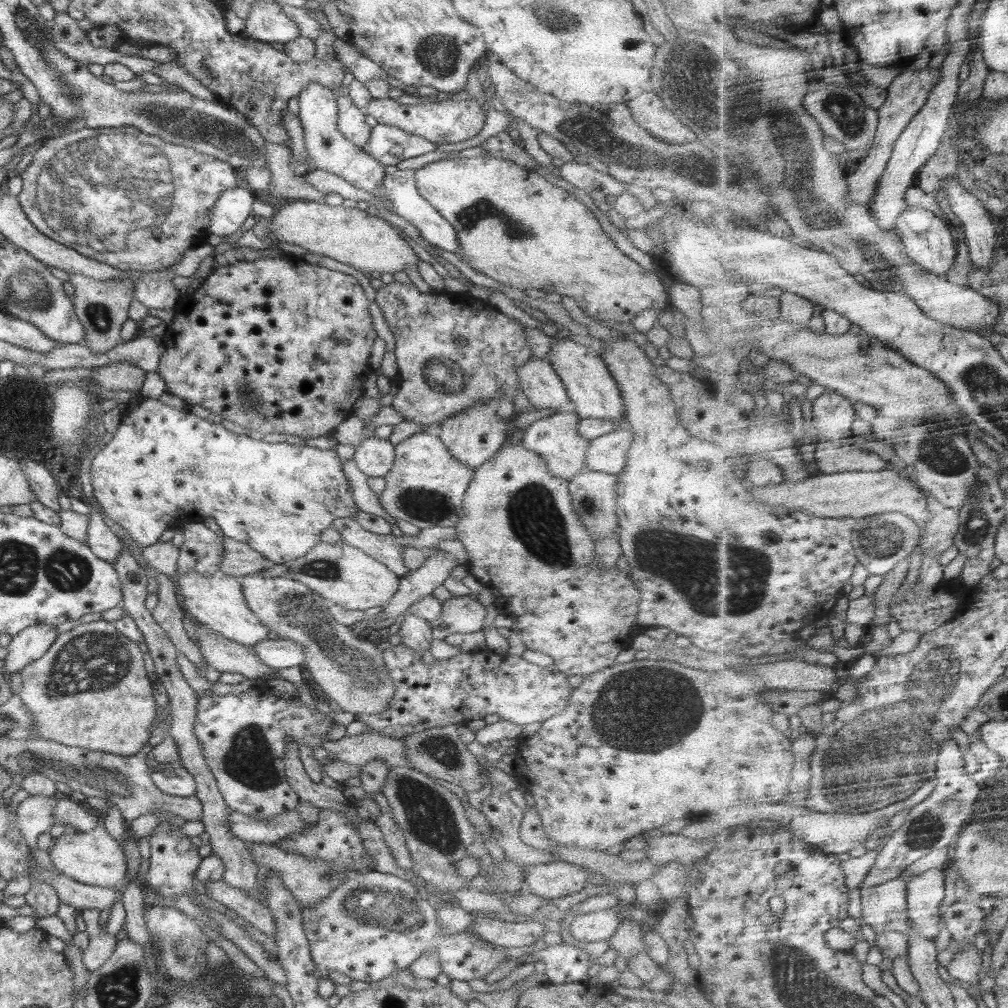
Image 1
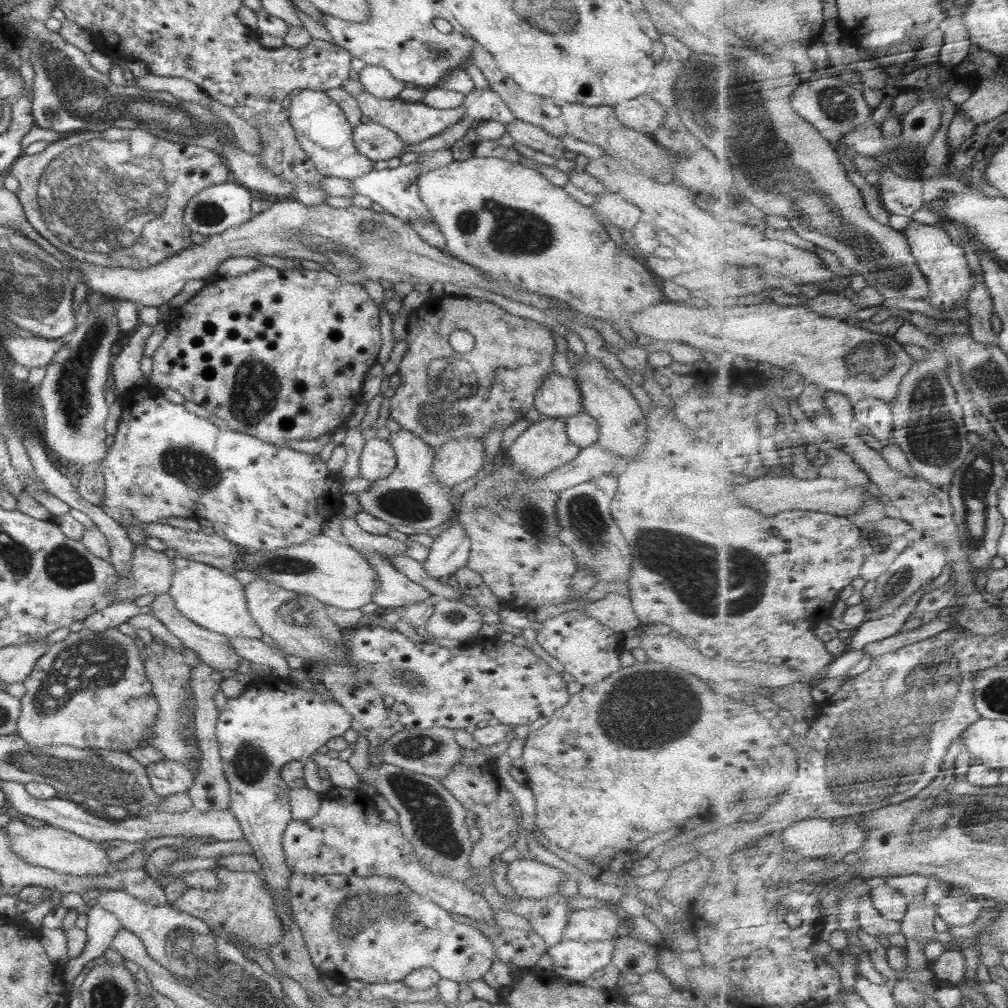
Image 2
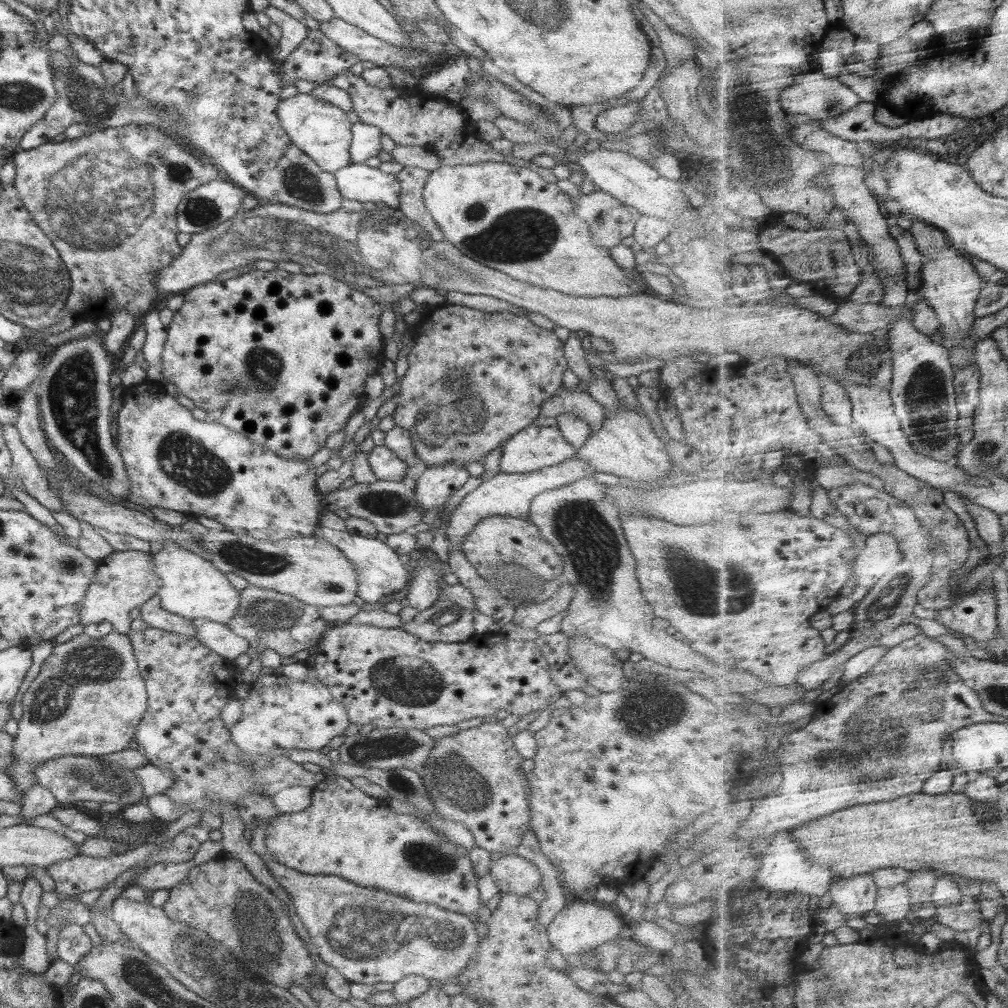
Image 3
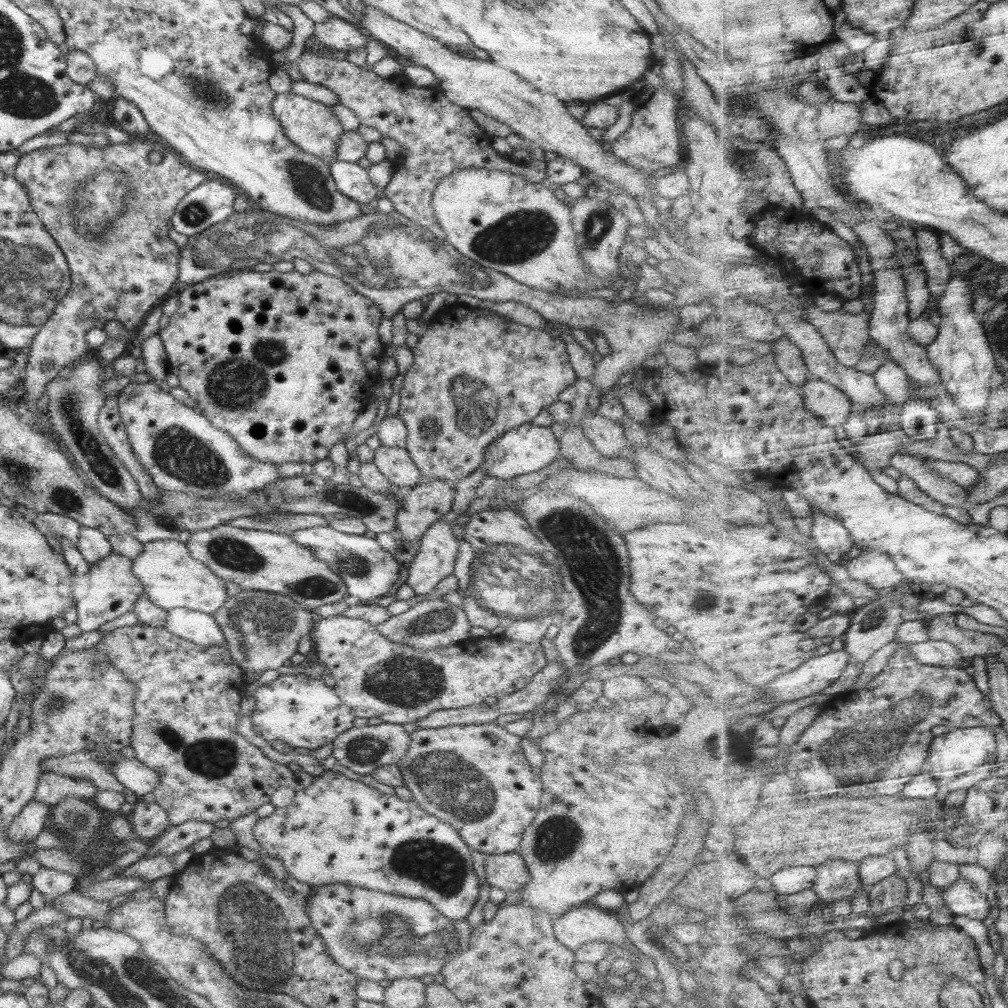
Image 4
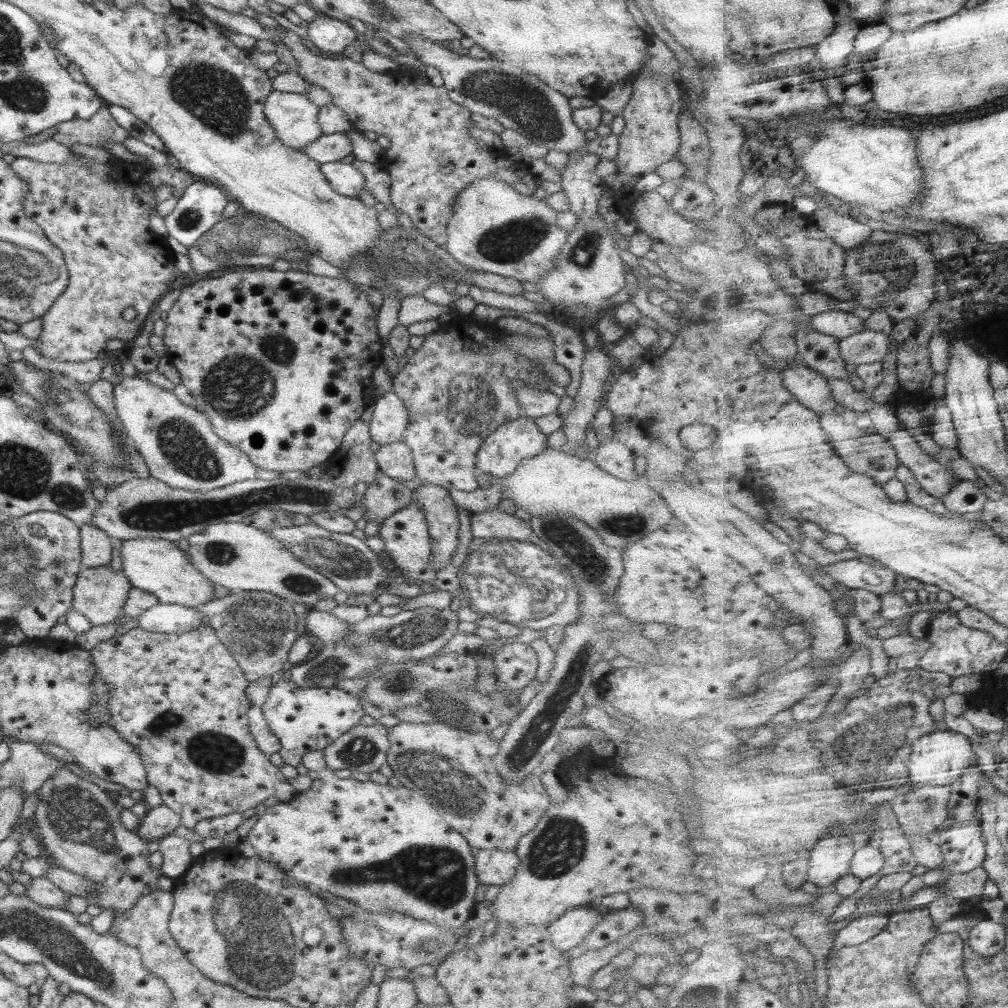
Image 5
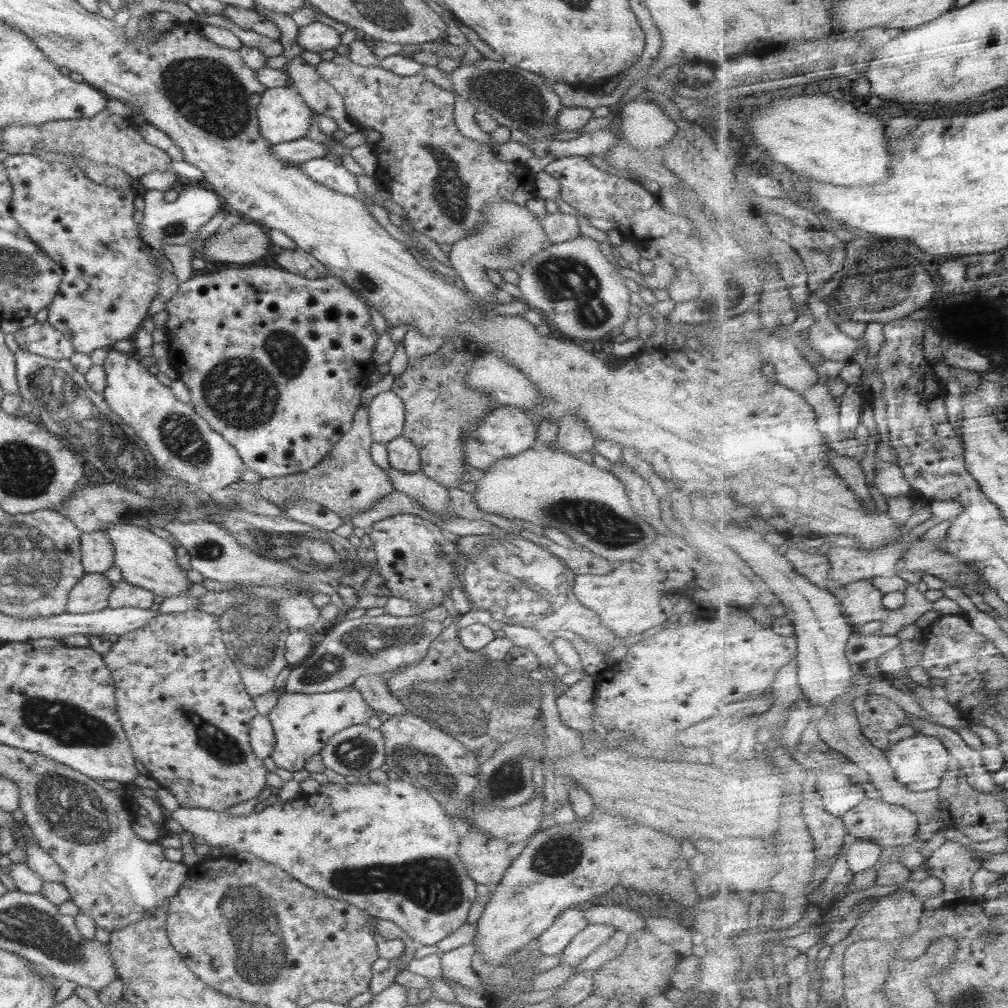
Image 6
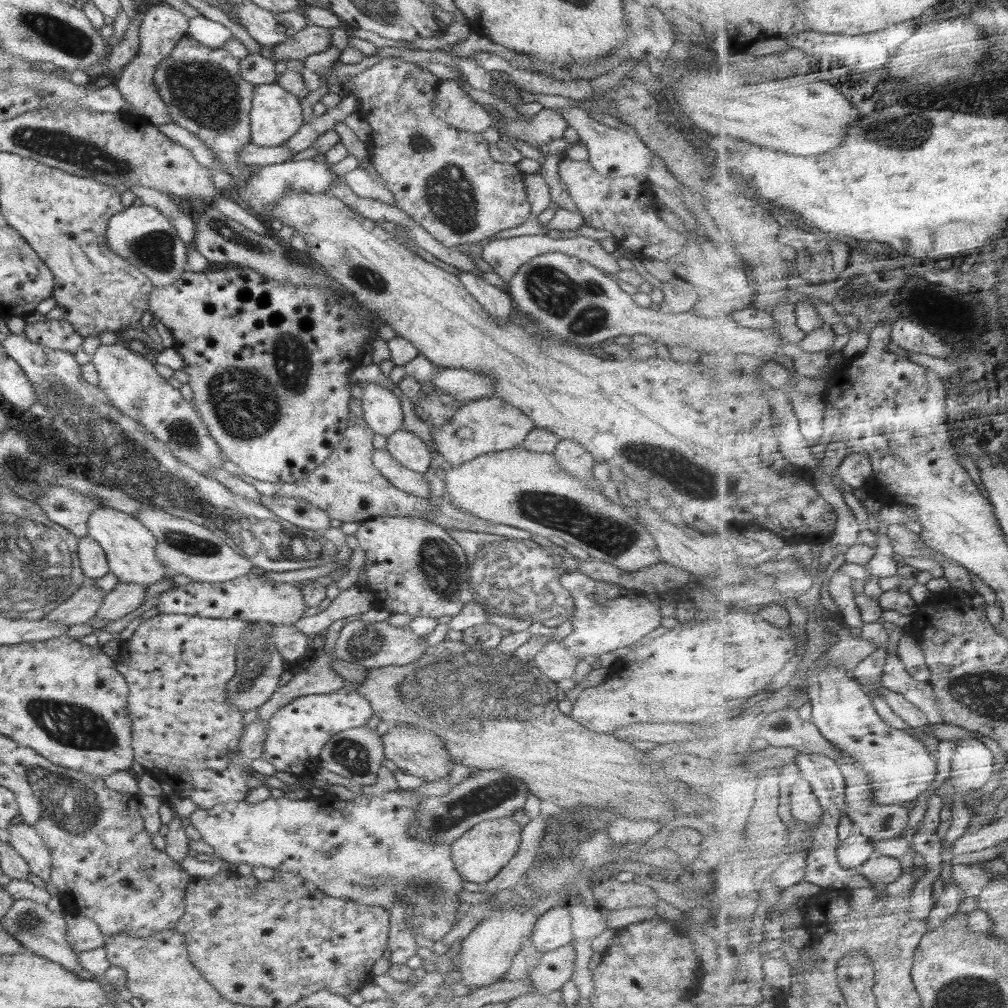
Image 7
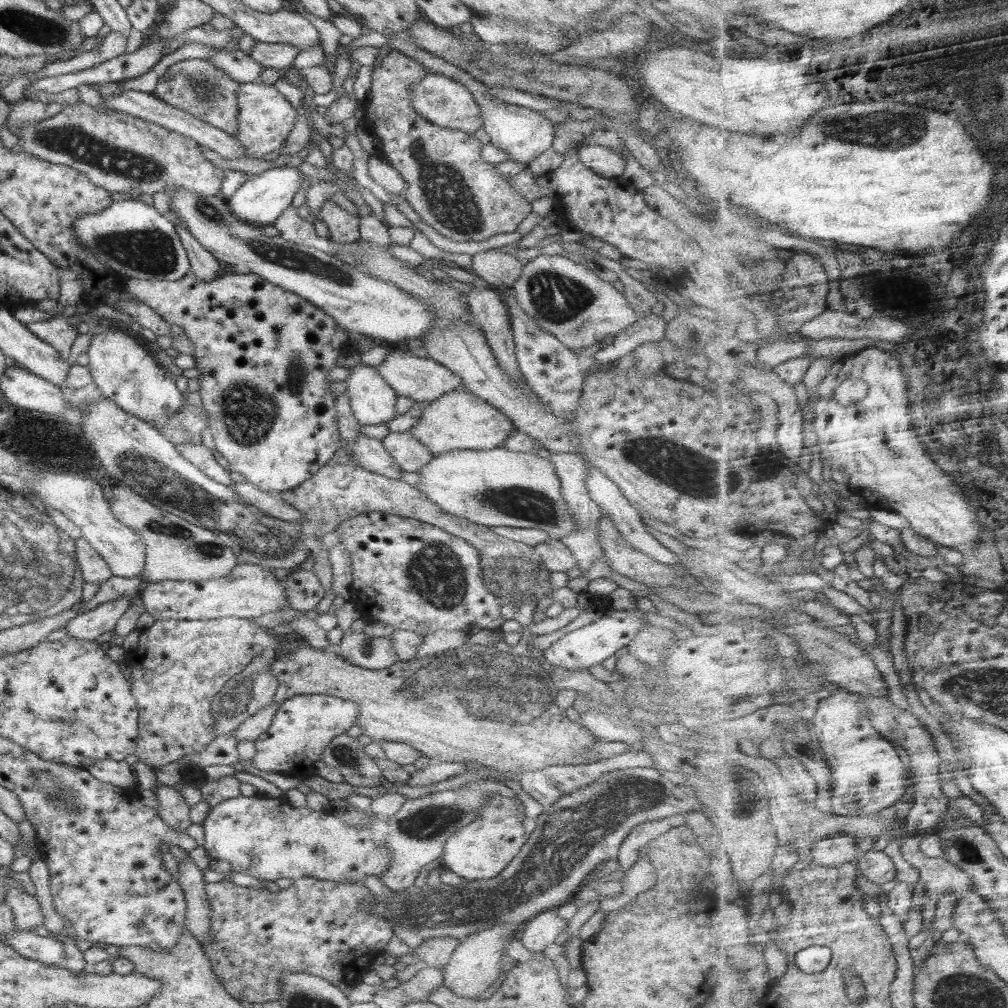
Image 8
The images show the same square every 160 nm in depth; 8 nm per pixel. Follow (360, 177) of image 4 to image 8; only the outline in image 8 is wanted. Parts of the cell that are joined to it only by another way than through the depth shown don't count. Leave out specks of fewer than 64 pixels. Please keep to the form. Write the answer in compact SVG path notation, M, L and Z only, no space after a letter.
M284 165L251 175L247 181L227 200L232 214L241 221L260 228L272 225L292 204L292 199L300 188L302 171L296 167Z

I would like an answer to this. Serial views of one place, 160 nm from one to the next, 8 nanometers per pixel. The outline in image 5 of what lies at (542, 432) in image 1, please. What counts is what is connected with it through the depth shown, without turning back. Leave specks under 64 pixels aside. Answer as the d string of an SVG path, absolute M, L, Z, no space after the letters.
M522 414L516 420L509 420L491 432L476 453L476 467L480 473L506 478L516 471L521 460L536 456L547 448L547 434L543 433L535 421Z

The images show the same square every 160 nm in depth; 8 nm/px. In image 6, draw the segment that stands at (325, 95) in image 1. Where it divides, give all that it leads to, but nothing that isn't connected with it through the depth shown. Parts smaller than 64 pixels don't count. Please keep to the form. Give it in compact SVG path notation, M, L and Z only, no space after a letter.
M267 88L258 103L259 130L274 145L306 137L313 110L294 88Z

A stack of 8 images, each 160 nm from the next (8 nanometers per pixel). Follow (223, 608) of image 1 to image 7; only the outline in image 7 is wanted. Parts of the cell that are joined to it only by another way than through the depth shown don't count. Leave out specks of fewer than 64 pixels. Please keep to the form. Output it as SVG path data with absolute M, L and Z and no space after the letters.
M100 506L92 511L86 526L88 536L101 546L109 571L117 576L119 582L148 587L160 582L168 574L165 564L156 560L156 538L133 516L108 506Z

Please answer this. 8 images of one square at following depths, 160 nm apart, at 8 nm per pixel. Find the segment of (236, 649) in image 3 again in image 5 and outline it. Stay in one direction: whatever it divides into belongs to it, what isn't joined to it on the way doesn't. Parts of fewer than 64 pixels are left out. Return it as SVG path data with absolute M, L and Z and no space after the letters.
M159 603L138 617L130 617L122 612L116 621L112 621L112 624L117 624L119 628L128 622L137 621L137 628L150 632L180 634L198 629L198 625L204 621L204 618L200 612L192 608Z

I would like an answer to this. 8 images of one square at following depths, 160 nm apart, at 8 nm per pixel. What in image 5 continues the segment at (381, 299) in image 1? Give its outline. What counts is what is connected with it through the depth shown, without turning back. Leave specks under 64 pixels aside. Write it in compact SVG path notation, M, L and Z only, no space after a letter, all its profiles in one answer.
M457 314L451 321L425 335L422 345L409 357L404 368L392 376L392 392L408 411L403 441L410 447L416 480L467 493L480 488L477 484L476 453L482 441L501 424L516 420L523 414L511 382L521 380L532 388L549 390L541 375L546 374L543 362L510 349L510 345L502 341L500 332L493 323L481 323Z

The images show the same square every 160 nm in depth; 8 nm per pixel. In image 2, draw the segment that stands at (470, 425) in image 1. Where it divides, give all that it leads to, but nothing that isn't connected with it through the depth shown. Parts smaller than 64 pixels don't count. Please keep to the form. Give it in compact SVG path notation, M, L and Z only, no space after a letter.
M464 437L449 440L434 447L432 476L434 480L446 488L452 488L474 477L481 470L488 458L484 453L481 438Z

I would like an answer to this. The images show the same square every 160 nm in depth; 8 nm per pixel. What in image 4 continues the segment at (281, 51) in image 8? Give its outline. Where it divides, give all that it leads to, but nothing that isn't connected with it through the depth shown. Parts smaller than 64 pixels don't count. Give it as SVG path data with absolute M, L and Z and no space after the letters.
M331 15L328 21L314 24L314 36L328 48L348 54L351 50L366 47L370 37L356 25Z

